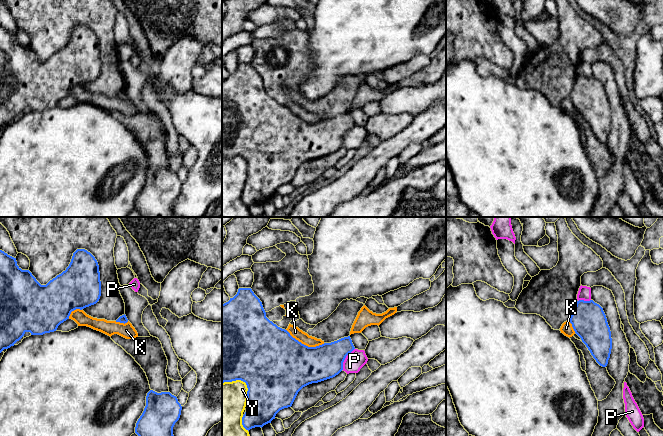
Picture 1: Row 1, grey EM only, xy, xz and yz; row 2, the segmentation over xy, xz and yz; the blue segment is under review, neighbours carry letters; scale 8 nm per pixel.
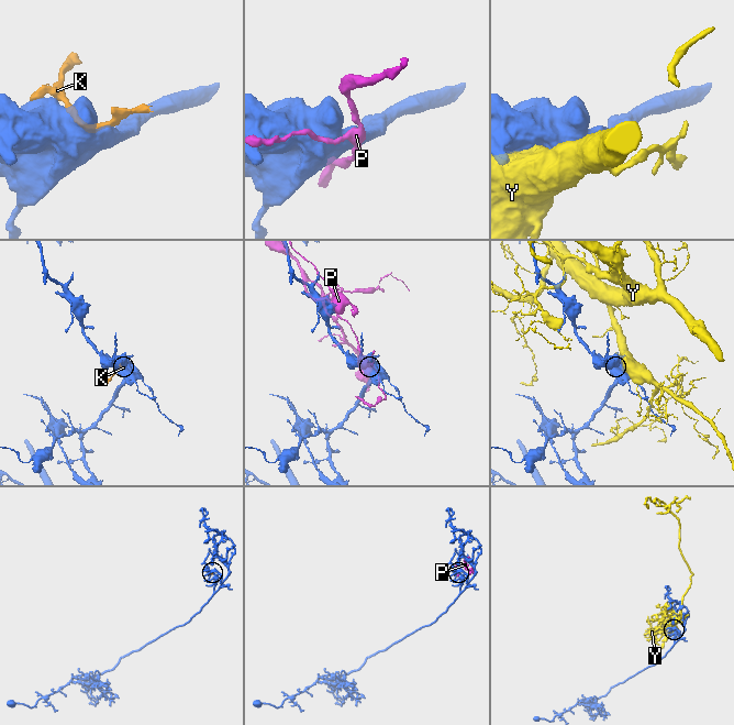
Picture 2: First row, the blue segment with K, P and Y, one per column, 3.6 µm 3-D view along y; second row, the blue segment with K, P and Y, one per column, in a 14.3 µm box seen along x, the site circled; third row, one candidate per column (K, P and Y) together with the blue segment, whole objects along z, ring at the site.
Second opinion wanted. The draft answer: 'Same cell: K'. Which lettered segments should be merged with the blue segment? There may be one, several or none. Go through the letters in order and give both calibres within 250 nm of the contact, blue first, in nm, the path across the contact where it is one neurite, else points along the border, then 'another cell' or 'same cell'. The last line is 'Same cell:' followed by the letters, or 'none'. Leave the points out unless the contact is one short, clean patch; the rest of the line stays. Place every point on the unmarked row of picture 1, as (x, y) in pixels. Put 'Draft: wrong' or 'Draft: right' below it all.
K: calibres 480 and 90 nm; same cell
P: calibres 280 and 160 nm; another cell
Y: calibres 500 and 360 nm; another cell
Same cell: K
Draft: right

